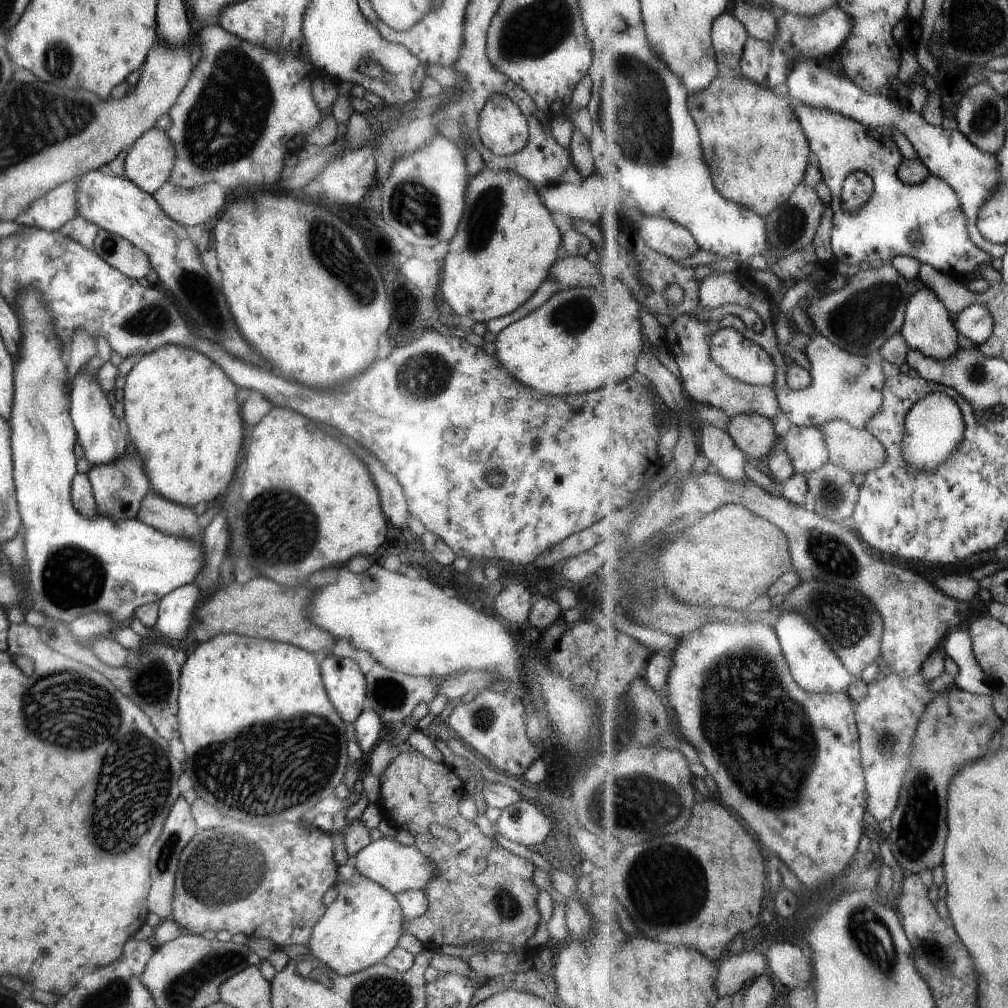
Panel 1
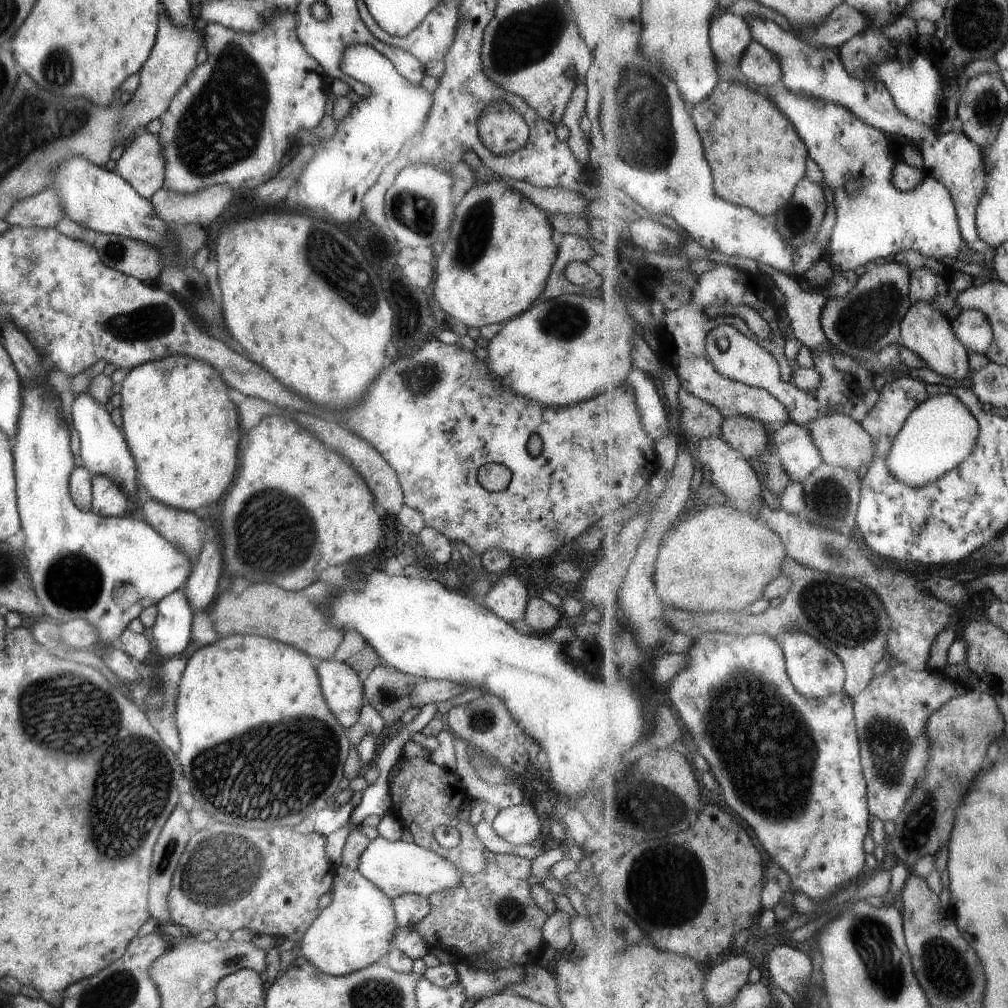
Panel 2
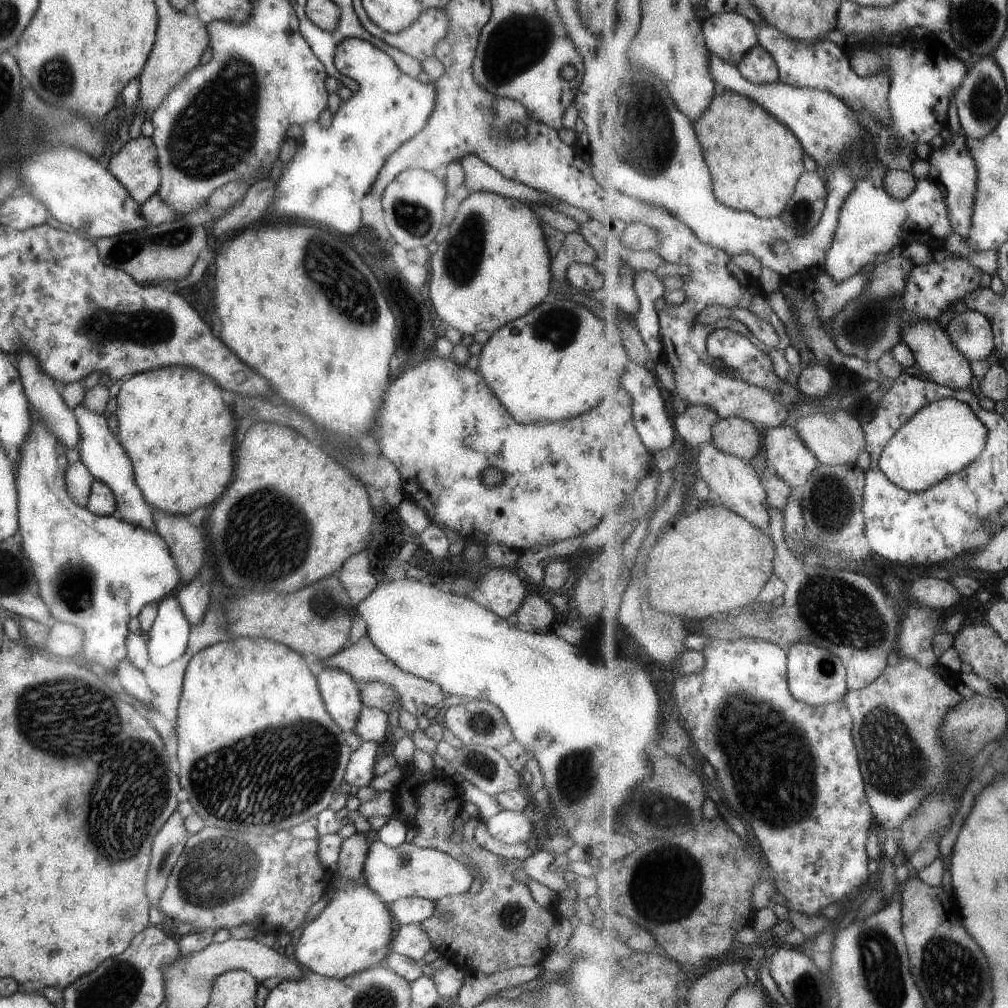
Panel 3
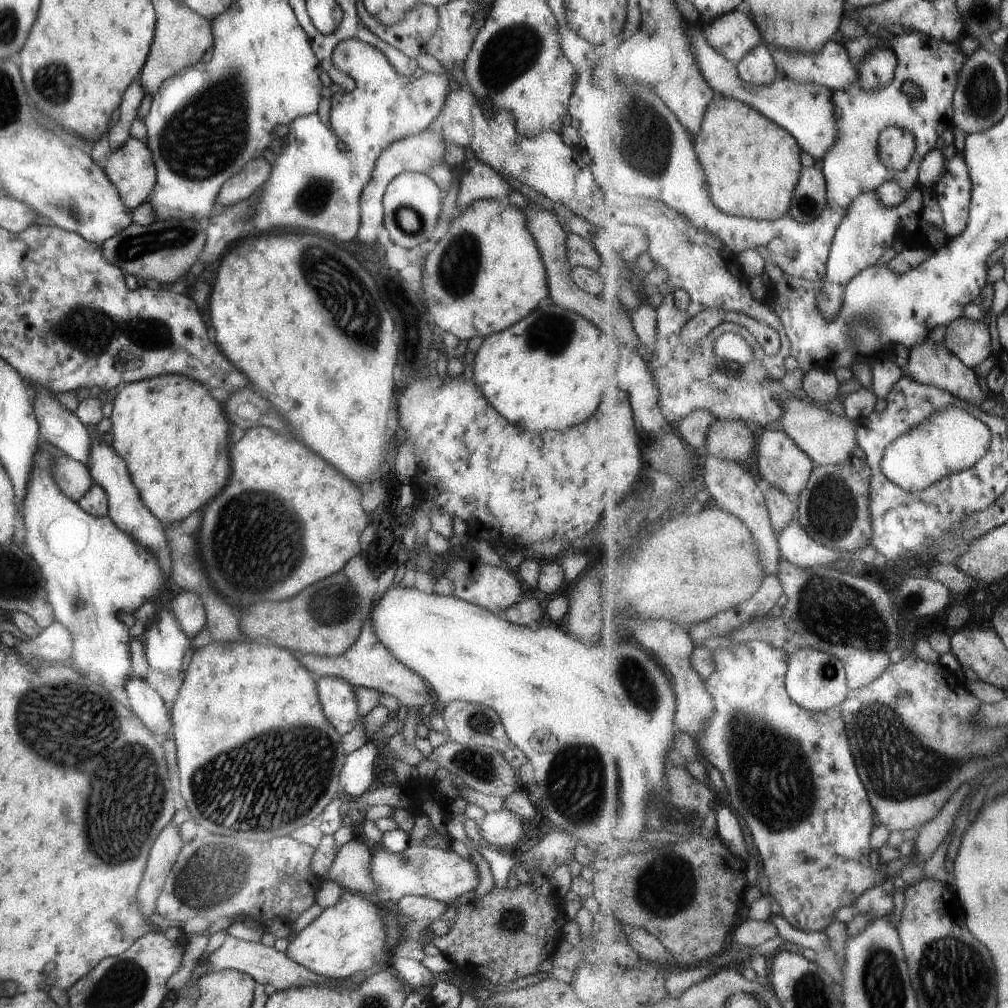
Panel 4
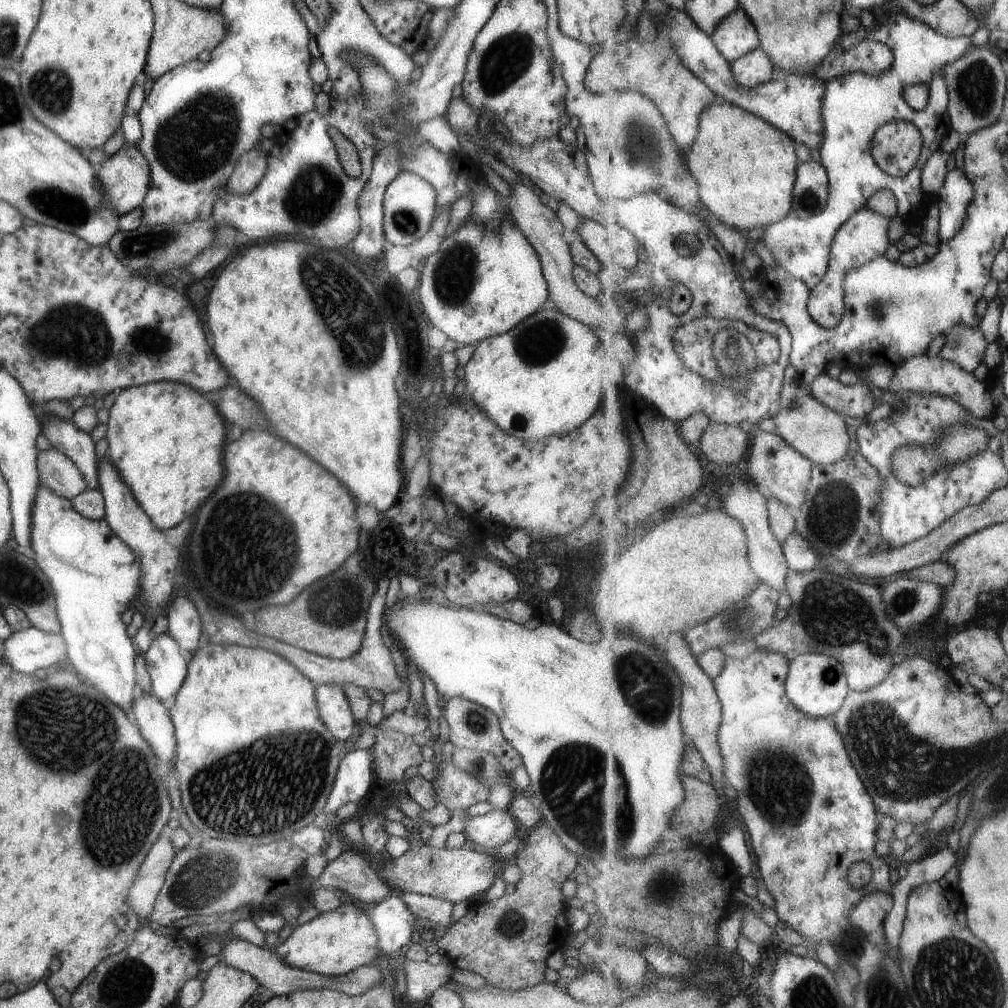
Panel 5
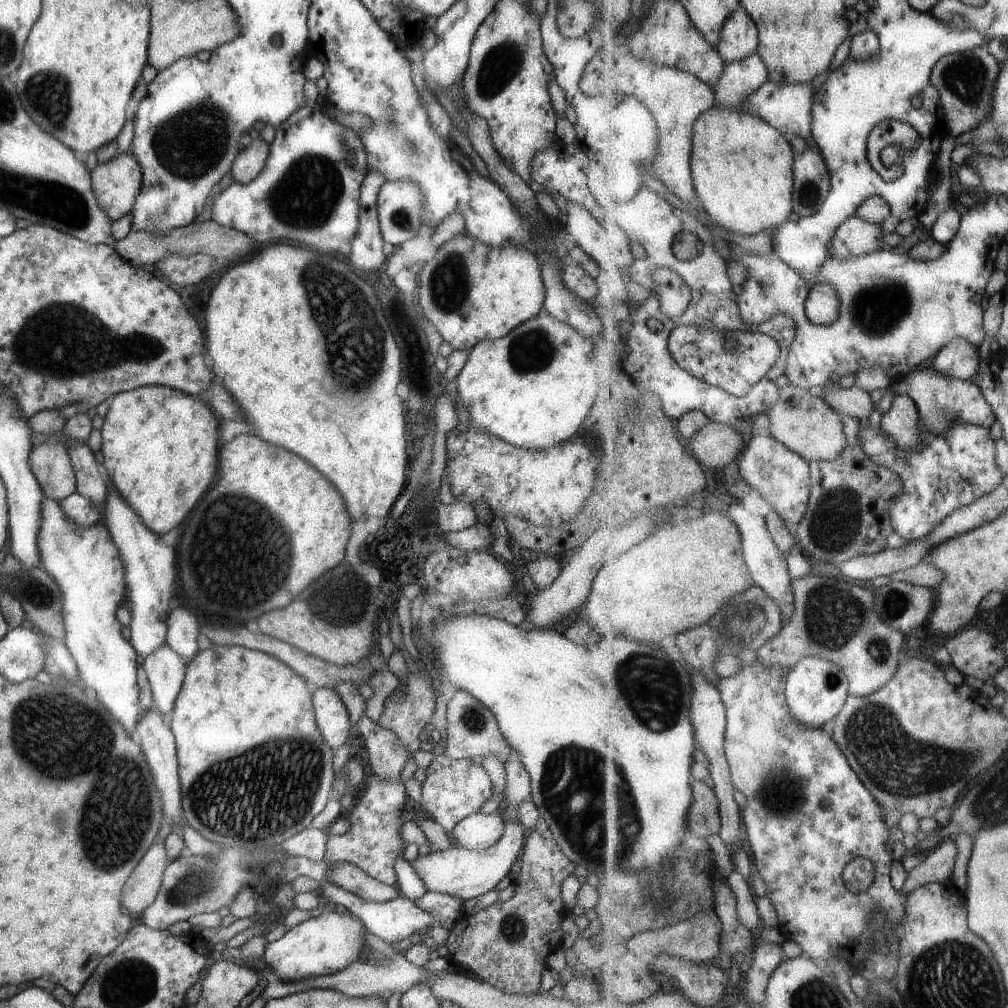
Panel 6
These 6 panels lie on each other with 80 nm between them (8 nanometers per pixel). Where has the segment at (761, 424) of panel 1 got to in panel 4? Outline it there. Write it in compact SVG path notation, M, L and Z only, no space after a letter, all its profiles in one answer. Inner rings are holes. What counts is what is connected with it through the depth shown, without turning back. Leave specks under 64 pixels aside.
M733 419L711 425L708 432L709 454L717 458L742 463L753 454L757 439L745 426L745 422Z

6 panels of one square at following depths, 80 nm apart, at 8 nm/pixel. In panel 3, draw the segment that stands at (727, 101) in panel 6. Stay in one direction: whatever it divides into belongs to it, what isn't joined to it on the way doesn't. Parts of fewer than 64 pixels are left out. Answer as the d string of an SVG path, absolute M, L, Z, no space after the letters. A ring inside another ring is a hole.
M761 43L754 46L737 67L747 80L758 85L781 81L777 61Z

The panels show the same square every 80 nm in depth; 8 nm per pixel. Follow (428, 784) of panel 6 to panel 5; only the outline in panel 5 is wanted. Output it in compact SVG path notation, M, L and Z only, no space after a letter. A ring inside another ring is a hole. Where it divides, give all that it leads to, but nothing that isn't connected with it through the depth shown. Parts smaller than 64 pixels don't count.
M445 742L439 760L441 770L434 777L437 779L431 780L434 800L446 808L447 819L453 810L466 812L476 802L485 801L488 795L488 790L474 776L451 764L448 756L452 748L451 742Z

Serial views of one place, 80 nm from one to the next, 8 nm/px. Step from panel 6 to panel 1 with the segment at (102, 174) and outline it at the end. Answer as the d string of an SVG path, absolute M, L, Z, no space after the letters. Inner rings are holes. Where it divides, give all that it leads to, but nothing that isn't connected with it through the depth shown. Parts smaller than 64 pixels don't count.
M151 127L140 134L125 153L124 176L143 192L152 195L168 182L175 149L164 130Z

